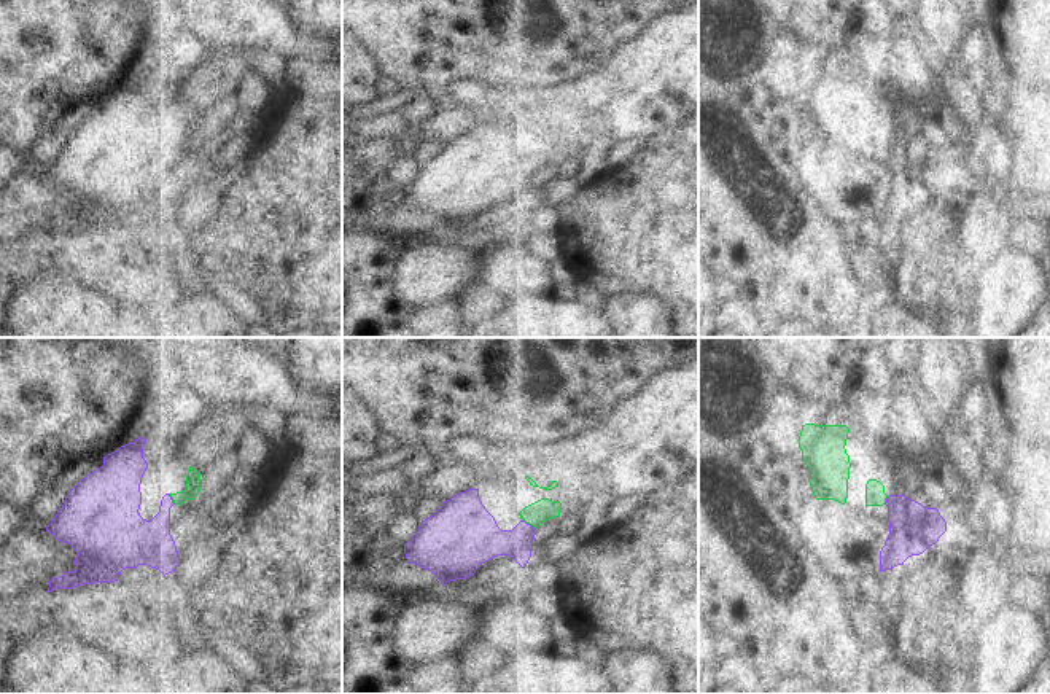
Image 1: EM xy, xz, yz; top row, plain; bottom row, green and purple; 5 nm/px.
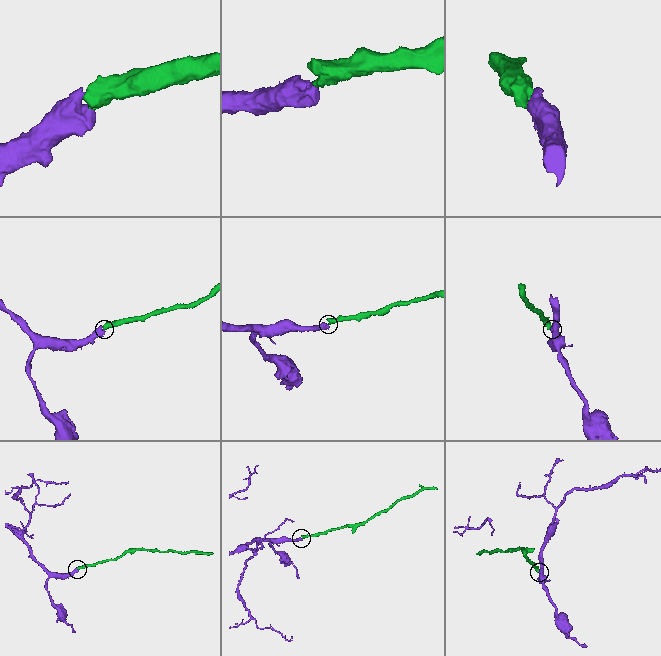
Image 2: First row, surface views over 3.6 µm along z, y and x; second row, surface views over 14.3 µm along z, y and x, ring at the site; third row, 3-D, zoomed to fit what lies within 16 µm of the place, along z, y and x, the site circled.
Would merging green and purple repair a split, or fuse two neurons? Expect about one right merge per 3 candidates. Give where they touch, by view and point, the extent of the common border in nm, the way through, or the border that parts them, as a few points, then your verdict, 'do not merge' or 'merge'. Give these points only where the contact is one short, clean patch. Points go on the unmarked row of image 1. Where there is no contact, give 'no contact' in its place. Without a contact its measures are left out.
contact xz (528, 166); length 90 nm; way xz (536, 156), (528, 166), (511, 183), (482, 183); merge

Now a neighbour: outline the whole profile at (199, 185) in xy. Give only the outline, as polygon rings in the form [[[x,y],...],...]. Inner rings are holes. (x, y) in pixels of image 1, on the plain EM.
[[[197,143],[170,151],[170,178],[180,197],[180,209],[186,212],[218,210],[240,180],[235,174],[224,177],[218,170],[215,153]]]

